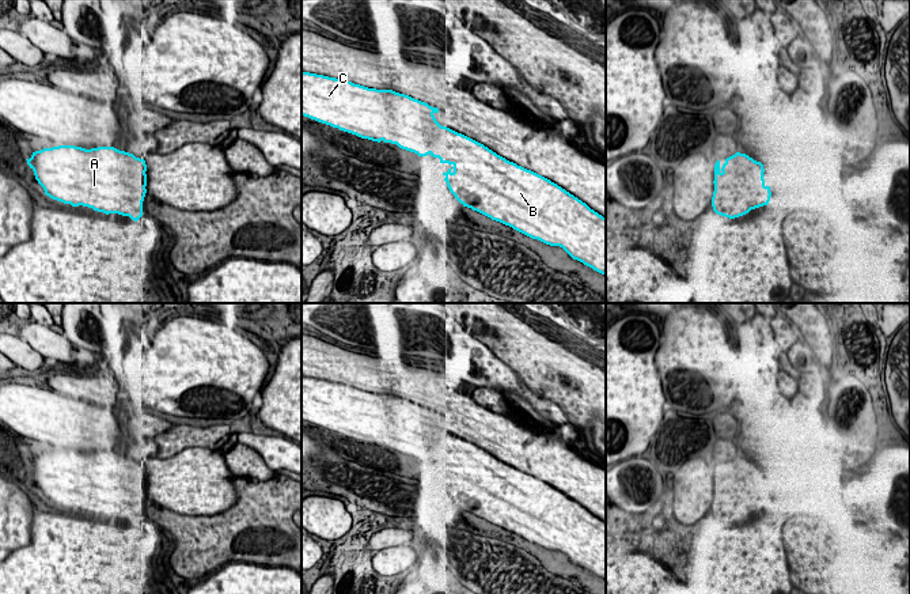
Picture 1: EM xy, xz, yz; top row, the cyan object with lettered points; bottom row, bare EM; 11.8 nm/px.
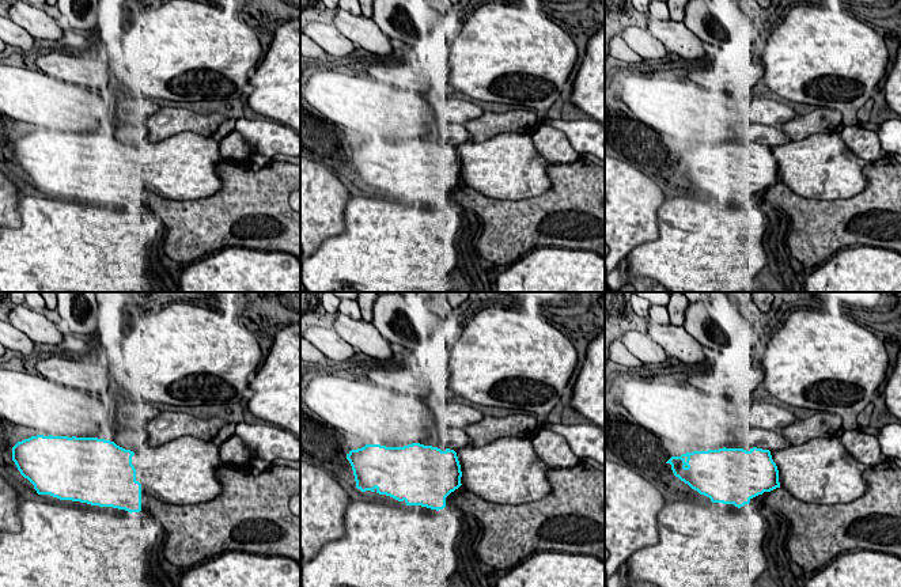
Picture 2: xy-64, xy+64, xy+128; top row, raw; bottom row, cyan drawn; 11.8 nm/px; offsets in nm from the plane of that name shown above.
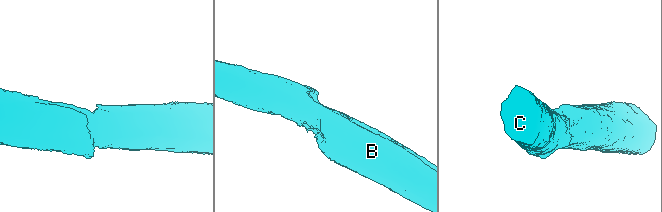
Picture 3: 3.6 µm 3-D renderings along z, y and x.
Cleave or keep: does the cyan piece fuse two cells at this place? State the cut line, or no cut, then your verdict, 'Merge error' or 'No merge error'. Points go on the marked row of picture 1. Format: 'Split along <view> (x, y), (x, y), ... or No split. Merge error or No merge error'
No split. No merge error

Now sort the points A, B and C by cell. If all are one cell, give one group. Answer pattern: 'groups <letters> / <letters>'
groups A B C

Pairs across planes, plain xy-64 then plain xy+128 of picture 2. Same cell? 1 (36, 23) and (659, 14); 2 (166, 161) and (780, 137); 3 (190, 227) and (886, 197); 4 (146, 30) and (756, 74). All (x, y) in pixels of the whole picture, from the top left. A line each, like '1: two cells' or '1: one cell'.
1: two cells
2: two cells
3: one cell
4: two cells

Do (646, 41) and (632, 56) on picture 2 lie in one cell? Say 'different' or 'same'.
different

